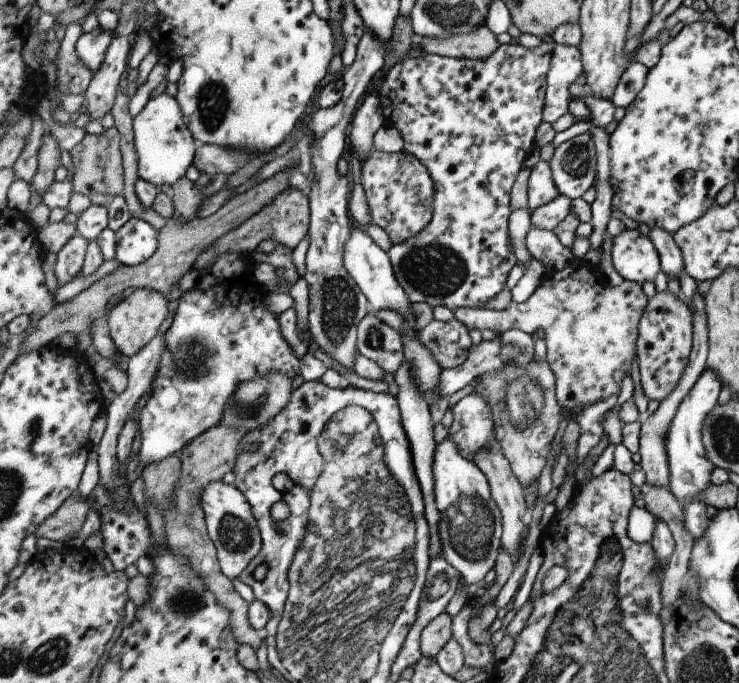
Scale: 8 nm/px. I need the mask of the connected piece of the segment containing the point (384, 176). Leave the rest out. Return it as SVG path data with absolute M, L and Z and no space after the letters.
M374 146L370 155L361 160L355 152L349 152L359 160L361 184L374 224L387 232L393 245L407 242L419 234L434 217L434 180L422 162L410 152L403 150L388 153Z

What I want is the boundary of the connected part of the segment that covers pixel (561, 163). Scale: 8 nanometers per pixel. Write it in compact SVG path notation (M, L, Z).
M587 131L561 143L550 160L558 189L570 199L583 196L598 178L598 152L594 134Z

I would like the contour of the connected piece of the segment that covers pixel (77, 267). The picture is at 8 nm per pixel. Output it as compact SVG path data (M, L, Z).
M76 234L63 247L54 266L57 282L65 284L78 276L84 267L89 245L90 240Z

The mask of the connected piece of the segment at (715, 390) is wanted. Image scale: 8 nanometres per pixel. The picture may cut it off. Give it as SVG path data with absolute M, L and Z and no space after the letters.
M703 369L691 390L681 399L664 438L669 473L668 488L682 506L682 524L685 525L687 534L692 536L693 541L704 535L709 520L705 516L706 505L695 500L695 496L710 485L709 475L714 468L705 456L700 439L700 428L705 415L717 403L720 385L721 382L715 371Z

